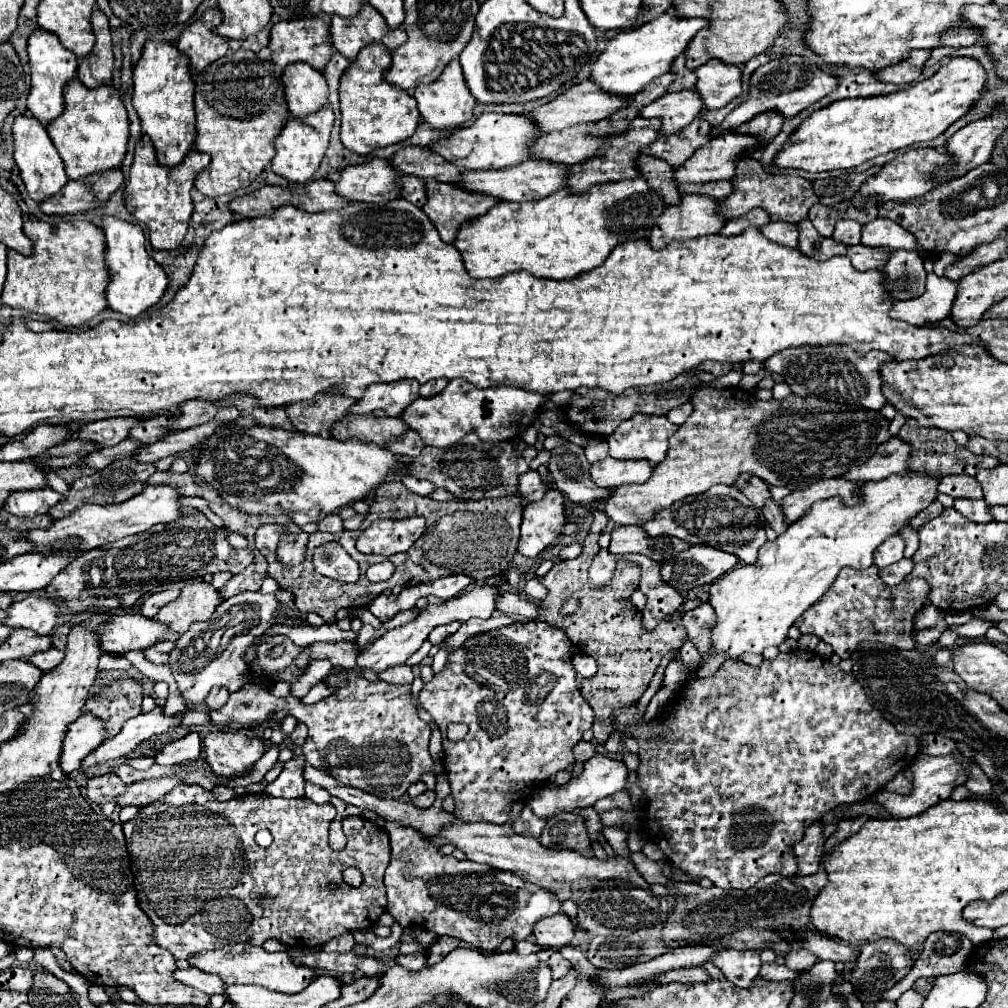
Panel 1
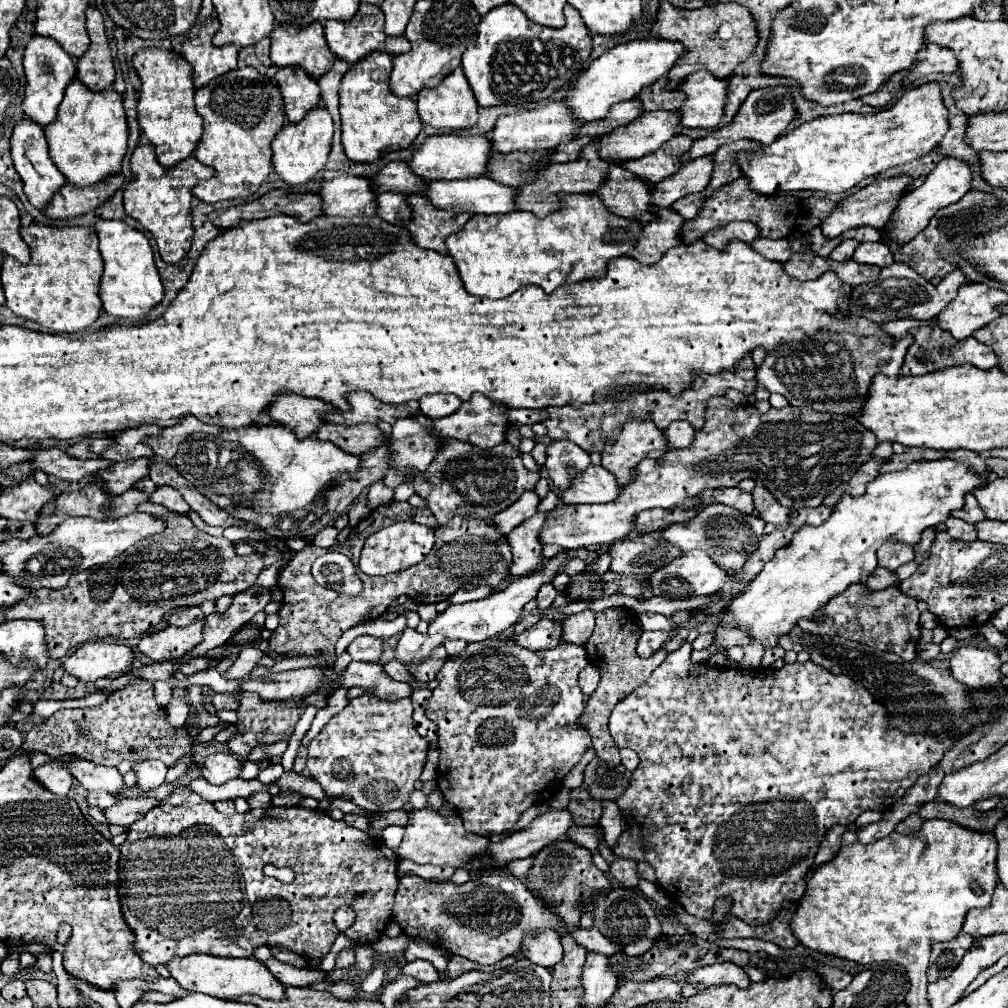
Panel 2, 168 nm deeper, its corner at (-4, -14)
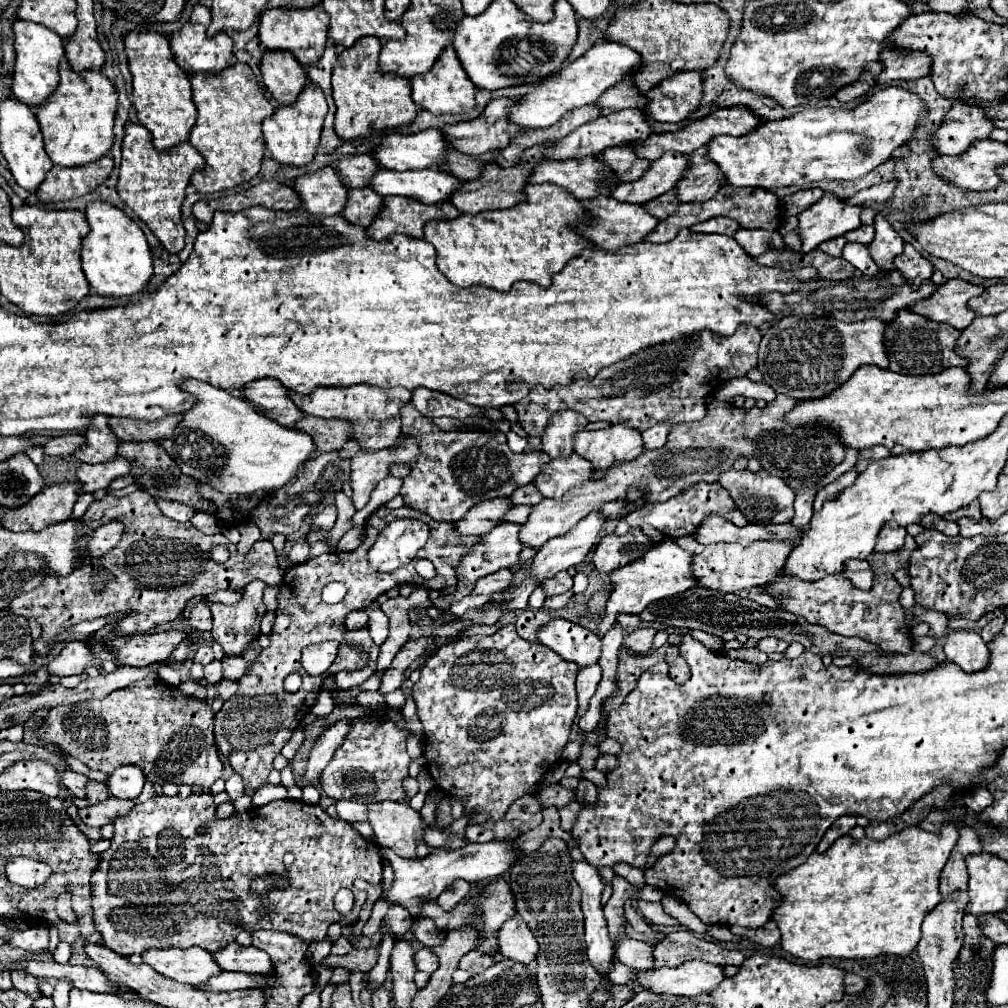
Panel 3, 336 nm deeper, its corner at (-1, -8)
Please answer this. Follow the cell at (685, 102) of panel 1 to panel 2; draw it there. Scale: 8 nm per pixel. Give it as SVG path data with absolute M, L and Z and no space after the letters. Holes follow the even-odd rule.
M656 110L656 112L642 112L636 120L632 120L628 126L616 128L610 134L602 136L602 158L604 160L634 160L634 158L642 158L648 156L650 152L656 152L664 142L668 142L670 138L676 136L680 124L680 112L666 112L666 110Z

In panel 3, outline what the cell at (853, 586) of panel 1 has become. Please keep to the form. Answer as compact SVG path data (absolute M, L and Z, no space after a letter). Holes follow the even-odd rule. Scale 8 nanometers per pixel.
M843 574L821 578L819 582L799 582L799 578L779 578L763 588L767 594L783 594L781 608L803 616L811 624L825 626L827 630L841 636L857 636L867 642L877 644L885 652L907 654L911 652L909 626L905 620L905 610L899 604L901 586L893 574L877 574L871 590L853 588Z

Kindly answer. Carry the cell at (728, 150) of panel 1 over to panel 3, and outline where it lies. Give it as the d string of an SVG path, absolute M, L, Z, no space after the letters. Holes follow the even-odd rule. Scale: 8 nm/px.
M663 154L659 160L651 162L647 174L635 182L621 182L611 190L611 196L619 202L645 204L667 190L675 188L687 168L687 158L683 154Z

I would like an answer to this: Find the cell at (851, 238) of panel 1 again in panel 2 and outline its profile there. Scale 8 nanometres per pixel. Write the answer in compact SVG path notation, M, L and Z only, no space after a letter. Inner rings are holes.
M844 240L838 248L834 248L834 252L830 254L832 260L838 260L838 262L846 262L846 260L852 260L852 254L854 254L854 248L858 246L858 240Z

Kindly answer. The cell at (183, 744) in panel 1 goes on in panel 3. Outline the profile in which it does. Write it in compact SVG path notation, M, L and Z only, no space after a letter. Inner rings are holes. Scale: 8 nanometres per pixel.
M121 766L113 770L105 780L109 796L123 800L137 798L143 790L143 784L145 784L145 776L139 766Z

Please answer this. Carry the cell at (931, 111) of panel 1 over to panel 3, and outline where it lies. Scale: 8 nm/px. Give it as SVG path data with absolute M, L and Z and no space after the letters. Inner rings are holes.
M891 86L885 90L875 92L869 100L855 108L807 108L795 116L761 122L761 126L745 136L717 136L713 138L707 148L707 158L715 162L725 176L725 184L743 188L743 186L757 186L765 190L781 188L781 186L809 186L817 180L853 180L861 178L863 174L871 172L879 164L887 162L893 152L903 146L913 130L917 118L923 114L923 102L909 90Z

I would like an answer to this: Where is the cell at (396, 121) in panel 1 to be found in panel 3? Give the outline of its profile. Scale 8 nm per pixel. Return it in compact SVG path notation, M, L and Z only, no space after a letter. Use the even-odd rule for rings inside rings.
M359 38L355 46L343 50L339 62L333 66L331 86L333 100L337 106L335 112L335 132L341 140L365 138L373 130L391 130L405 124L411 124L417 116L417 106L411 98L411 86L407 78L395 78L395 74L383 74L379 70L377 58L381 52L379 38Z

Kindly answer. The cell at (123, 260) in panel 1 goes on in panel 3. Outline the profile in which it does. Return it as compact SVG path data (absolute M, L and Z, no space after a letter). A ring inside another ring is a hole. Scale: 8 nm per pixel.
M103 200L91 202L87 206L85 216L89 222L89 234L83 238L81 258L89 286L101 296L111 298L137 296L153 276L151 250L143 230L123 210Z

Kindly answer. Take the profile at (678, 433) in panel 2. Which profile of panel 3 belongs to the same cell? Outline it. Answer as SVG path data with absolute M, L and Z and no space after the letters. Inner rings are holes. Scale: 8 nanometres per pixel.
M659 422L657 426L645 430L643 432L643 446L647 450L655 450L655 448L665 446L665 440L667 440L669 430L671 430L671 424L667 424L667 422Z

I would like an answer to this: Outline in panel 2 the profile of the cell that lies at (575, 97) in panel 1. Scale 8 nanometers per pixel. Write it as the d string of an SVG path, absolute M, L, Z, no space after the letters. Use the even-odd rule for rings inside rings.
M550 102L550 104L538 106L534 110L500 116L494 126L494 132L492 132L494 152L508 154L514 150L520 150L520 152L554 150L560 144L576 140L578 136L574 136L574 132L578 132L578 128L580 128L580 124L574 124L574 120L570 120L570 112L566 112L566 104L562 104L562 102Z

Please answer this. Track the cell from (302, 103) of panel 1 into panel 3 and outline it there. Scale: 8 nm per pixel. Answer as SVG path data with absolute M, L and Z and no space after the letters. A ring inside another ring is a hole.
M265 50L259 70L261 70L261 80L265 90L279 104L295 102L297 94L307 84L305 72L291 52Z

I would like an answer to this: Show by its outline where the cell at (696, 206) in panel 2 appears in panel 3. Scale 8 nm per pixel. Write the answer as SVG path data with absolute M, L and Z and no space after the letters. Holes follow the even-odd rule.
M669 190L667 194L663 194L663 196L659 196L659 198L653 198L651 202L645 202L643 206L649 210L649 214L651 214L651 216L661 218L661 220L663 220L663 218L671 216L671 214L677 210L679 200L677 200L675 190Z

